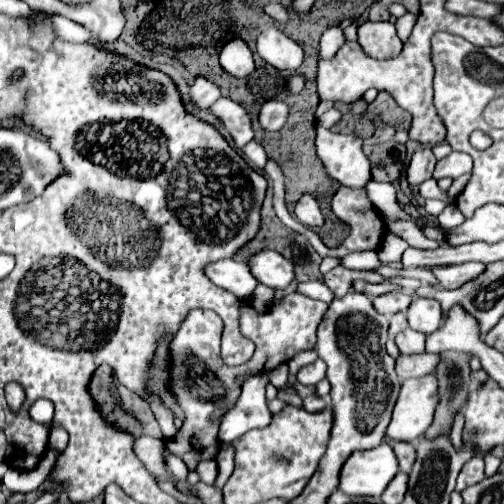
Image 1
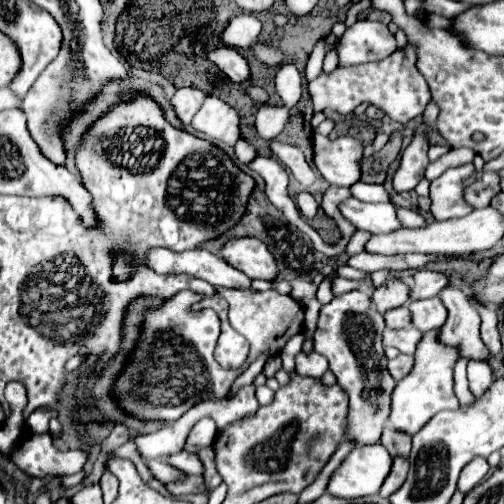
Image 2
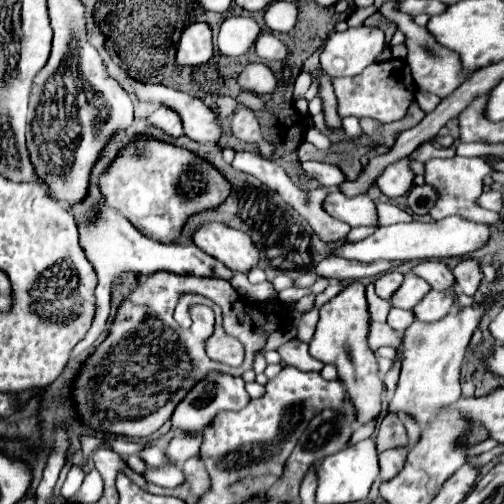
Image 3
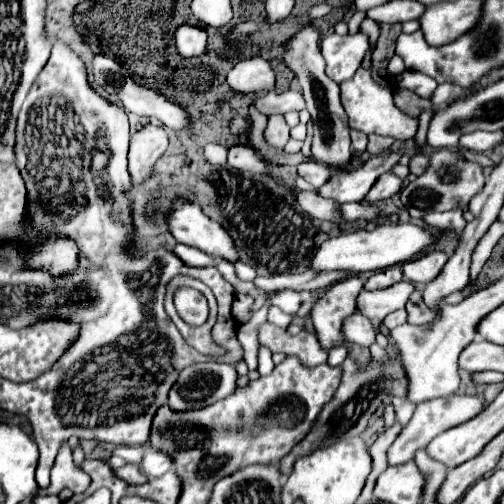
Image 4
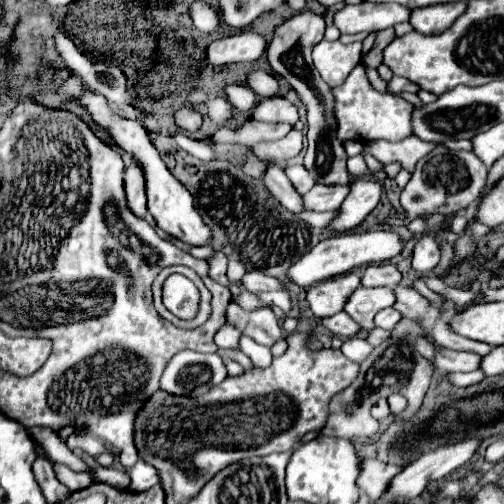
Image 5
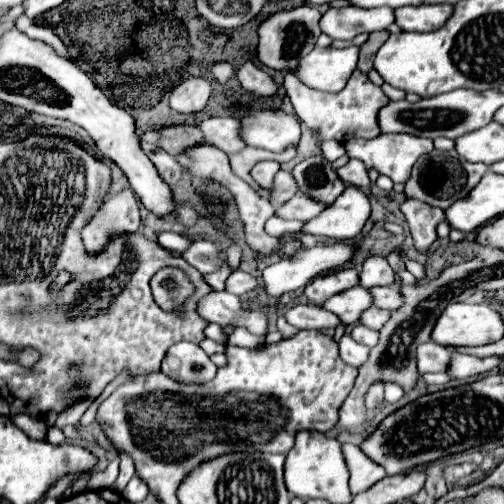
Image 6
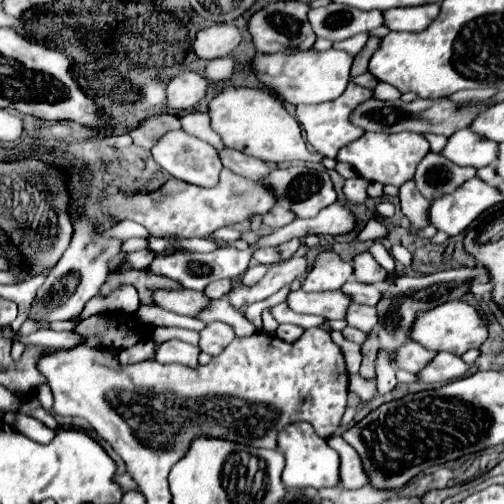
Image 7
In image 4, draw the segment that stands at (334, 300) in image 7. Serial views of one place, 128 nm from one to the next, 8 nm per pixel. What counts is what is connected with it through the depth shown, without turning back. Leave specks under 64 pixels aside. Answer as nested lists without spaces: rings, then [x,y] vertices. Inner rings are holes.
[[[402,280],[394,286],[388,286],[384,290],[362,290],[360,292],[358,312],[362,316],[366,316],[372,322],[372,326],[376,328],[376,344],[378,346],[384,348],[388,344],[388,340],[382,338],[382,332],[380,332],[380,324],[382,324],[384,316],[388,316],[394,310],[404,308],[404,304],[408,302],[412,292],[414,292],[414,286],[406,280]]]

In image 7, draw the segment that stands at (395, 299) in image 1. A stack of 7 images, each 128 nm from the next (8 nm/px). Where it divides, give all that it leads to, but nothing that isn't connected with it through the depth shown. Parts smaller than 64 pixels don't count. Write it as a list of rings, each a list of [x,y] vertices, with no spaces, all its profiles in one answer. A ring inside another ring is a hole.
[[[362,252],[352,260],[354,266],[354,278],[358,282],[366,282],[366,284],[376,284],[376,282],[384,282],[388,272],[372,258],[370,252]]]

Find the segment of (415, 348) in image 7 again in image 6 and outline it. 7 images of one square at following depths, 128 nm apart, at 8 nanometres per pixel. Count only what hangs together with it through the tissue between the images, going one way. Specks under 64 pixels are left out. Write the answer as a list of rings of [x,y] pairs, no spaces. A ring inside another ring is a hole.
[[[424,342],[416,348],[418,372],[444,372],[448,366],[448,350],[436,342]]]

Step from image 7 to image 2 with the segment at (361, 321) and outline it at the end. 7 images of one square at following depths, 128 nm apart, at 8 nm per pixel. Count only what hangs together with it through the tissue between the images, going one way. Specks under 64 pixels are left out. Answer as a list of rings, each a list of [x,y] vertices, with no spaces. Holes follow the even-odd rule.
[[[404,304],[402,308],[388,310],[388,312],[384,314],[384,320],[386,320],[386,326],[388,326],[388,328],[410,328],[410,326],[412,326],[410,310],[408,310],[406,304]]]

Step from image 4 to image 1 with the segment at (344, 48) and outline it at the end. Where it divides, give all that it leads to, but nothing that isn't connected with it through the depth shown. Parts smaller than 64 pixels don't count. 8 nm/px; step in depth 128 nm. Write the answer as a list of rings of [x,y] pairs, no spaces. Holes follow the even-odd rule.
[[[366,20],[358,26],[358,44],[368,56],[376,60],[398,56],[402,48],[402,42],[396,36],[394,24],[372,22],[372,20]]]

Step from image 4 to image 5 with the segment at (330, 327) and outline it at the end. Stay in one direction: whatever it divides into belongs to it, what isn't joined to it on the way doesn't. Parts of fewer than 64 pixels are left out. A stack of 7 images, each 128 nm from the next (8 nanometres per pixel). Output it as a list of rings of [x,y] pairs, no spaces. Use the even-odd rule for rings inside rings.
[[[348,272],[344,276],[334,276],[330,280],[322,280],[314,284],[306,300],[314,312],[314,316],[332,316],[342,310],[344,302],[348,300],[350,292],[354,292],[360,286],[360,278],[356,272]]]

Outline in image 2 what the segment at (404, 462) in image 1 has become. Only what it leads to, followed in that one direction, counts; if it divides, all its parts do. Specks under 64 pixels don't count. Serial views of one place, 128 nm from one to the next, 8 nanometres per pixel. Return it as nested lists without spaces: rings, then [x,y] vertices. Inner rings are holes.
[[[390,426],[384,428],[380,442],[386,446],[390,456],[408,456],[412,448],[412,436],[408,436],[406,432],[394,430]]]

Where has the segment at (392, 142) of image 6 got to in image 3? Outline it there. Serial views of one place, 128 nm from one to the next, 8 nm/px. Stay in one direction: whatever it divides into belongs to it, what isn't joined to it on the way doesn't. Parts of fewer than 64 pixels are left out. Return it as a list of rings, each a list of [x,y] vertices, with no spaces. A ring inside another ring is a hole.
[[[464,156],[432,158],[424,164],[424,168],[426,168],[426,172],[424,172],[426,184],[432,184],[434,188],[438,188],[438,194],[440,194],[436,206],[430,212],[432,220],[442,220],[448,216],[462,216],[466,220],[482,222],[482,224],[494,224],[494,226],[502,224],[502,218],[498,216],[498,212],[490,212],[490,210],[476,206],[476,198],[482,194],[482,188],[484,188],[484,178],[492,174],[492,168],[482,158],[464,158]],[[462,196],[470,198],[472,204],[466,204],[462,200]]]

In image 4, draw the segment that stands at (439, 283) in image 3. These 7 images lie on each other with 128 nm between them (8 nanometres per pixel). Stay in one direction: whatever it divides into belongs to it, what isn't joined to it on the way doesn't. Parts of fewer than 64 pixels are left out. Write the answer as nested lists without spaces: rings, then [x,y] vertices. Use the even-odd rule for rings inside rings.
[[[434,250],[434,252],[420,256],[420,258],[404,262],[402,272],[412,282],[428,282],[428,280],[434,280],[438,276],[438,272],[446,264],[446,260],[448,260],[448,256],[444,252]]]

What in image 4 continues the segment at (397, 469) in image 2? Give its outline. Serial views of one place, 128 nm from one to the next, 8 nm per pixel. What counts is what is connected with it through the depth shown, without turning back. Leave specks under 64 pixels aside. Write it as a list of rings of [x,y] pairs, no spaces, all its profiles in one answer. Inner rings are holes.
[[[454,394],[454,396],[446,396],[446,398],[434,398],[434,400],[420,402],[416,406],[416,412],[414,412],[412,420],[402,428],[402,432],[398,434],[398,438],[390,446],[390,450],[388,450],[388,464],[404,464],[404,462],[414,460],[416,452],[420,448],[426,448],[426,444],[434,436],[438,436],[440,432],[444,432],[444,430],[448,430],[452,426],[458,426],[458,424],[470,420],[480,410],[482,410],[482,400],[478,400],[474,396],[456,396]]]

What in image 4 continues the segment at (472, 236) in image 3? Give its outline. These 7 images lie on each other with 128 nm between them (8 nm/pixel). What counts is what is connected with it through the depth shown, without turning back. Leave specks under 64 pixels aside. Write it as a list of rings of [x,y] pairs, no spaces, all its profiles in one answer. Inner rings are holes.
[[[380,222],[372,232],[370,230],[356,230],[346,232],[336,238],[328,238],[316,252],[316,256],[310,262],[310,270],[314,272],[376,272],[384,270],[388,266],[394,266],[398,262],[404,262],[416,254],[420,254],[426,246],[434,242],[436,234],[428,232],[416,224],[388,224]]]

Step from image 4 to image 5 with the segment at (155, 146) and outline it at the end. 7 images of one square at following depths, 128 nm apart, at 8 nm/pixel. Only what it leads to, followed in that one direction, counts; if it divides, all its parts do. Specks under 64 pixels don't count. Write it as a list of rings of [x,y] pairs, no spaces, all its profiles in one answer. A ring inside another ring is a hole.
[[[130,162],[124,174],[124,192],[126,192],[126,204],[128,210],[136,218],[144,218],[144,208],[146,208],[146,196],[144,196],[144,178],[138,168],[138,164]]]

